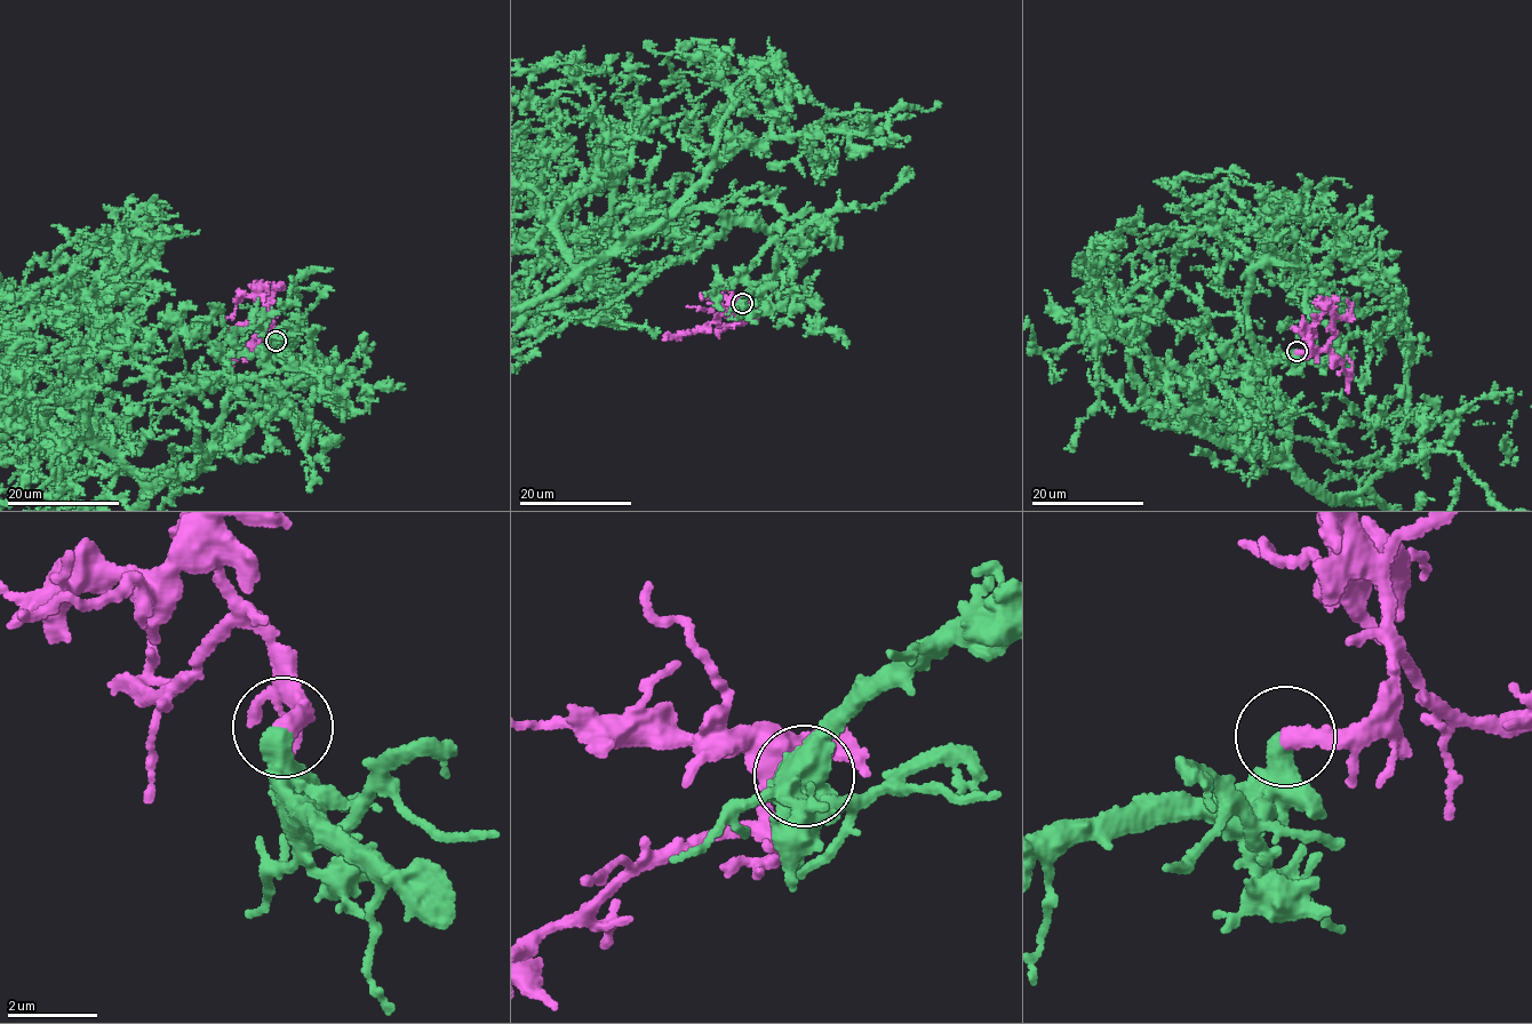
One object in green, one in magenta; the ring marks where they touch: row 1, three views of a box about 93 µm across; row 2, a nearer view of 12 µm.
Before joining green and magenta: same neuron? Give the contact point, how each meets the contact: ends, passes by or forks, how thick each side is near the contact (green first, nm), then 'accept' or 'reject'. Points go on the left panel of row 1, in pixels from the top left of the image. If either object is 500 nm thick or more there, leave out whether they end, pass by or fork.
(276, 341) | 550/360 nm | accept

